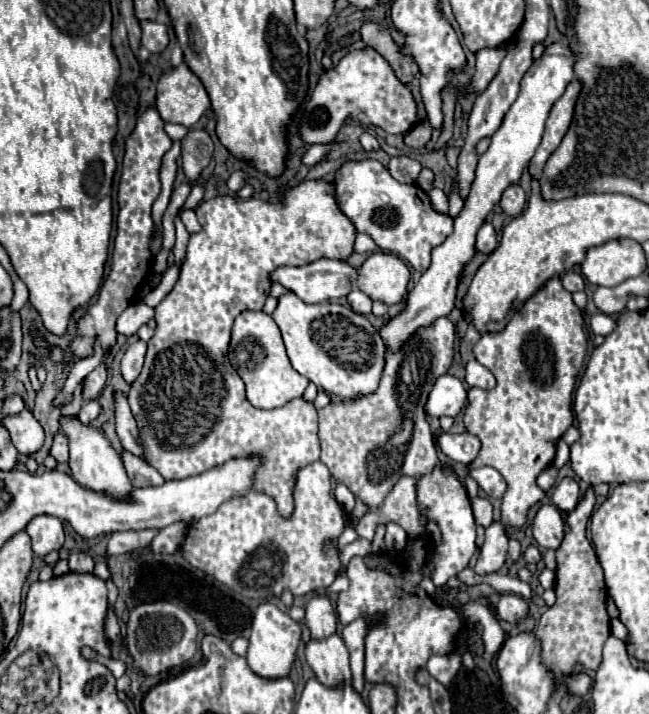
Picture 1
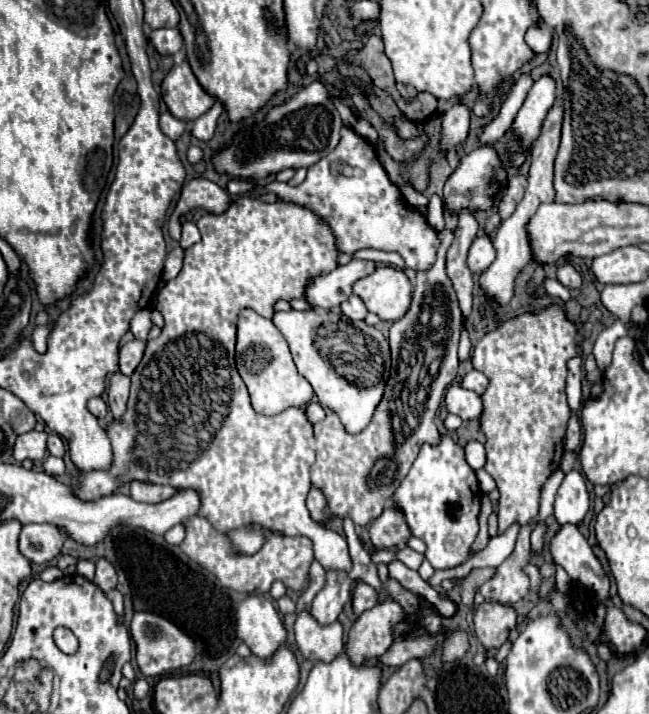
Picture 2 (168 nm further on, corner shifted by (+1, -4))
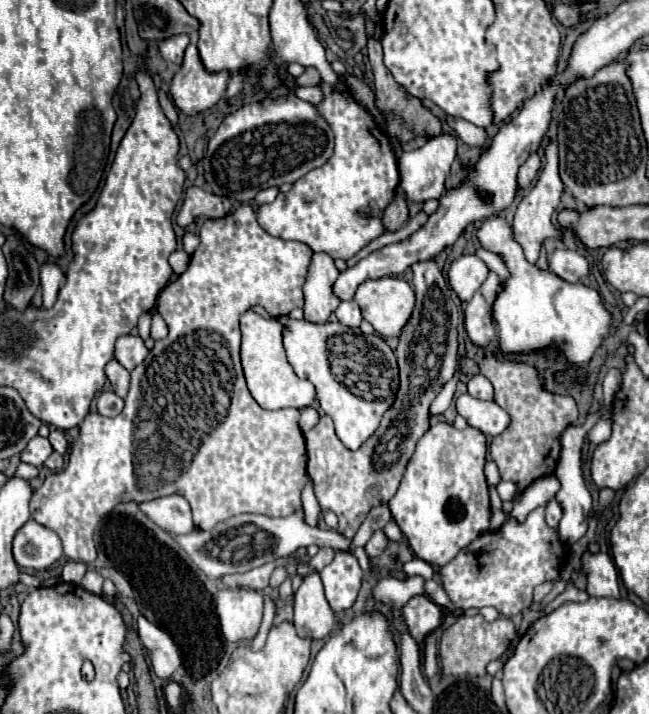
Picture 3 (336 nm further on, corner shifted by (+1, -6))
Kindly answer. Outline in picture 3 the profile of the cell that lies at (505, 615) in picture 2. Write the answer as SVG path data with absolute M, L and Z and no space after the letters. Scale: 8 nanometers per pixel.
M462 614L450 628L442 632L442 650L438 650L442 672L454 674L454 676L460 676L460 674L482 676L486 672L486 664L490 660L500 658L508 650L514 638L516 638L516 628L510 618L498 616L494 622L488 622L482 618L482 614L476 614L476 616Z

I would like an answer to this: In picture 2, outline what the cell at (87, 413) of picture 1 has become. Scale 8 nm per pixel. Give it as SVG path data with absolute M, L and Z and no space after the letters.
M92 398L92 400L88 402L88 410L90 410L96 418L104 418L106 412L108 412L108 406L104 404L102 398Z

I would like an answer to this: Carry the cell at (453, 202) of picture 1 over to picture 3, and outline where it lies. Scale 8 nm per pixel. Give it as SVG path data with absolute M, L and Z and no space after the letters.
M424 260L416 262L412 266L414 278L414 292L416 292L416 306L414 312L408 320L408 324L402 328L398 336L398 346L396 346L396 356L398 356L398 368L400 368L400 388L396 392L396 400L392 408L382 416L380 428L358 448L358 450L348 450L336 436L334 424L330 416L322 416L320 422L304 434L306 438L306 448L308 448L308 474L314 484L314 494L320 502L322 510L332 510L338 516L338 532L352 538L360 524L364 522L366 514L370 508L388 504L390 498L396 494L400 480L404 476L404 468L408 466L408 460L412 458L412 452L418 444L418 440L424 436L430 424L430 406L434 398L440 394L442 386L454 376L456 368L456 352L458 352L458 320L460 312L452 300L452 290L448 286L448 280L436 260Z

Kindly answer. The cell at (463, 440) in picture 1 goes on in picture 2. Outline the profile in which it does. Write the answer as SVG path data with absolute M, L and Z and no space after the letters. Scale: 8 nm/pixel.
M480 442L466 444L466 460L474 470L480 470L486 464L486 452Z

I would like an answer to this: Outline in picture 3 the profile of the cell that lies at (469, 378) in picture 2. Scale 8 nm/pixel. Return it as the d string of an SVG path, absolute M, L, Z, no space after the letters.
M476 374L470 378L468 382L468 394L474 396L474 398L480 398L480 400L492 400L492 384L486 376L482 374Z

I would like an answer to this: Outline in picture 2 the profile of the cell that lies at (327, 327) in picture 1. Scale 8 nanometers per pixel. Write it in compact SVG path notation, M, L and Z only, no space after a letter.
M338 308L330 312L324 312L324 310L274 312L272 320L276 328L284 334L298 372L312 384L320 404L338 414L346 432L350 434L362 432L370 424L370 418L374 416L374 410L382 400L386 378L390 376L390 348L384 334L376 330L374 326L368 326L366 322L354 324L350 318L344 318L344 314L340 314Z

